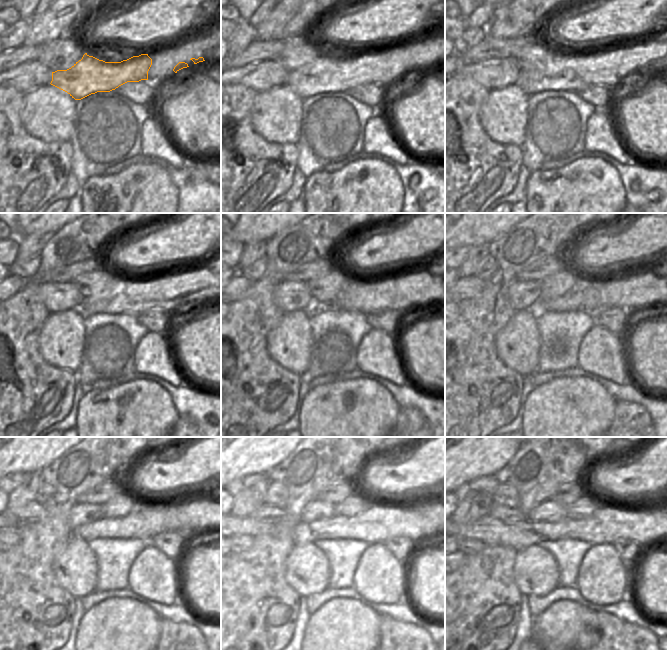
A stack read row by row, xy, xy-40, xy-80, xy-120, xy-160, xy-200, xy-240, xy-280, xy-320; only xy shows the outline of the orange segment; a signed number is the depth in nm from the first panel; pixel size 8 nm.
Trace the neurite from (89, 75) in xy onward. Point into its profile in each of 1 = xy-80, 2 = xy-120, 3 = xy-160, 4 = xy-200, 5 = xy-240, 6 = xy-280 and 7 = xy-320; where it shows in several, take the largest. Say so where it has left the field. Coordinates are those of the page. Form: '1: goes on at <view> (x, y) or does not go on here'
1: goes on at xy-80 (563, 72)
2: goes on at xy-120 (124, 298)
3: goes on at xy-160 (403, 296)
4: goes on at xy-200 (632, 295)
5: goes on at xy-240 (187, 515)
6: goes on at xy-280 (413, 513)
7: goes on at xy-320 (648, 512)

